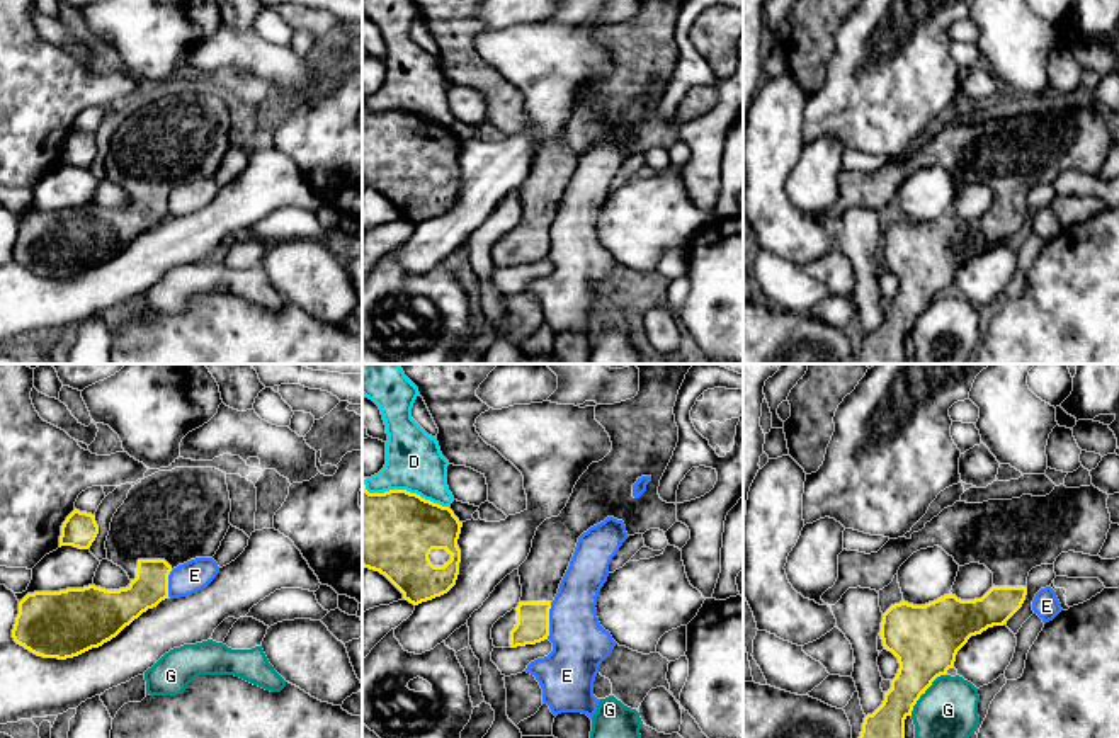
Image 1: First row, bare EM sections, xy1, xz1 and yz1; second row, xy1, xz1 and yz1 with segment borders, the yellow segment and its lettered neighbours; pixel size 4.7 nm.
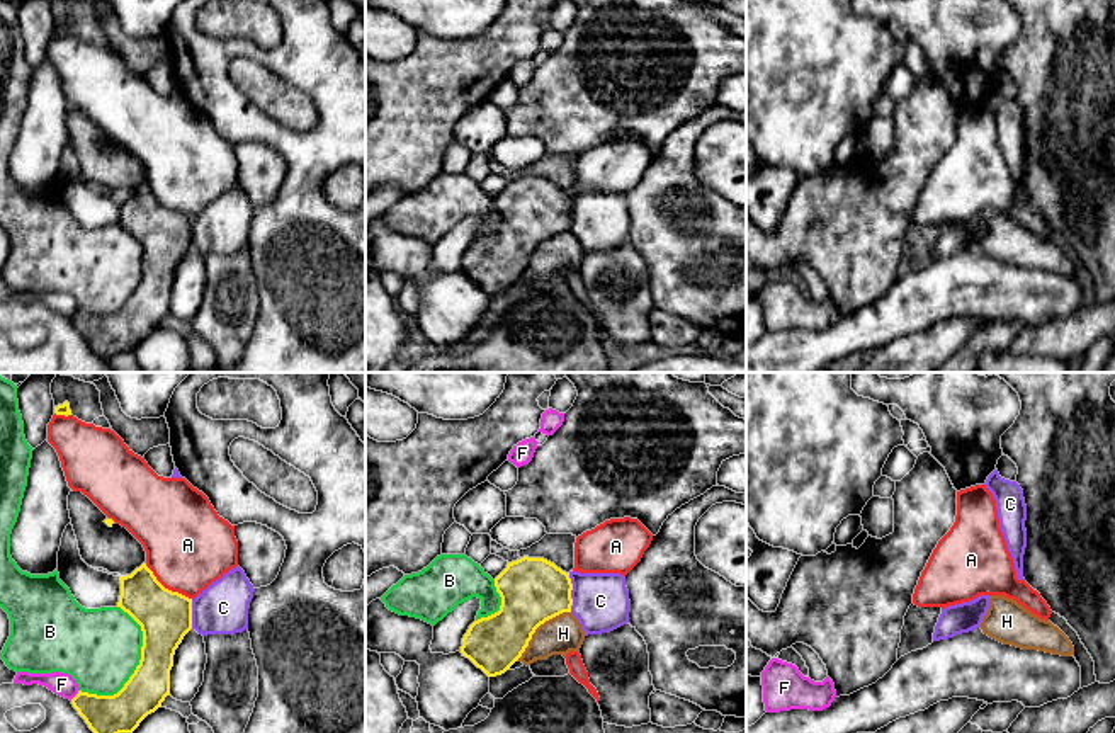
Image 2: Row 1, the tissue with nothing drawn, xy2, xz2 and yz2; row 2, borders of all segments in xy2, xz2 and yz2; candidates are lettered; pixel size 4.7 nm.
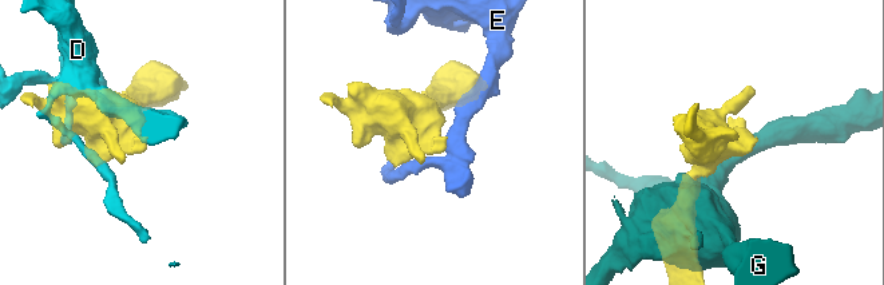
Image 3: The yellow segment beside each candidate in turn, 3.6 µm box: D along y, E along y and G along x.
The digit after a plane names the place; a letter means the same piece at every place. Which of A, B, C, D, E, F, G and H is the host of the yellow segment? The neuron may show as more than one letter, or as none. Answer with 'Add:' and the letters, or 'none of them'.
Add: none of them

